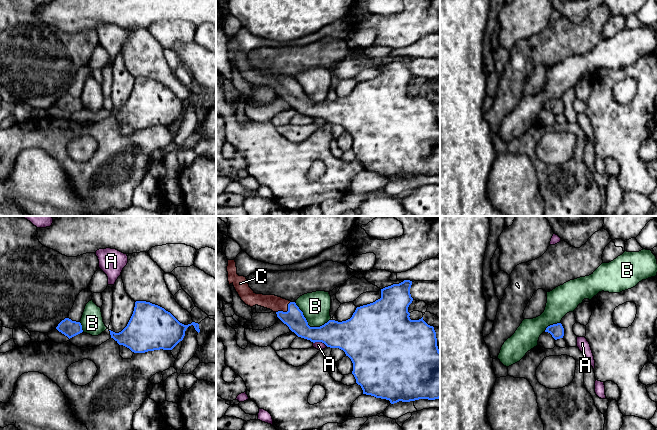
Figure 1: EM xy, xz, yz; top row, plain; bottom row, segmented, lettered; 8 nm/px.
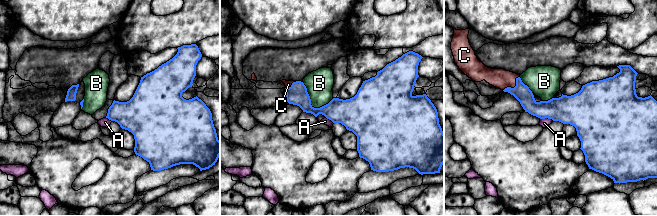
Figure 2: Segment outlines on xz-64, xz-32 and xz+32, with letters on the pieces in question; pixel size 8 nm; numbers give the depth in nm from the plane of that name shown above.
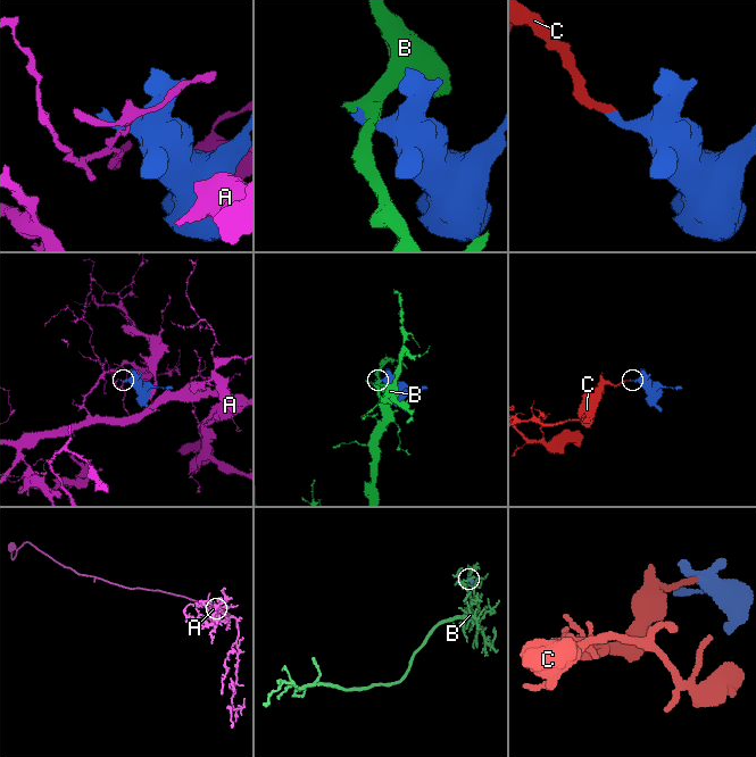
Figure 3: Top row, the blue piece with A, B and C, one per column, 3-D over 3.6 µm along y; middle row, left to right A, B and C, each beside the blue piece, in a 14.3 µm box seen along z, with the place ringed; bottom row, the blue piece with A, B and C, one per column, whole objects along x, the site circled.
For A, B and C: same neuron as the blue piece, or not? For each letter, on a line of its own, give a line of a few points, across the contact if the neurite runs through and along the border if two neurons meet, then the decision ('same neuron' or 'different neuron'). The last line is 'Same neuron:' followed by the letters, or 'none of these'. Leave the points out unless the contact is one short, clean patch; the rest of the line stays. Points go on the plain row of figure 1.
A: different neuron
B: xz (294, 78), (310, 102), (321, 102), (330, 96) | different neuron
C: xz (293, 94), (287, 87), (272, 78) | same neuron
Same neuron: C

